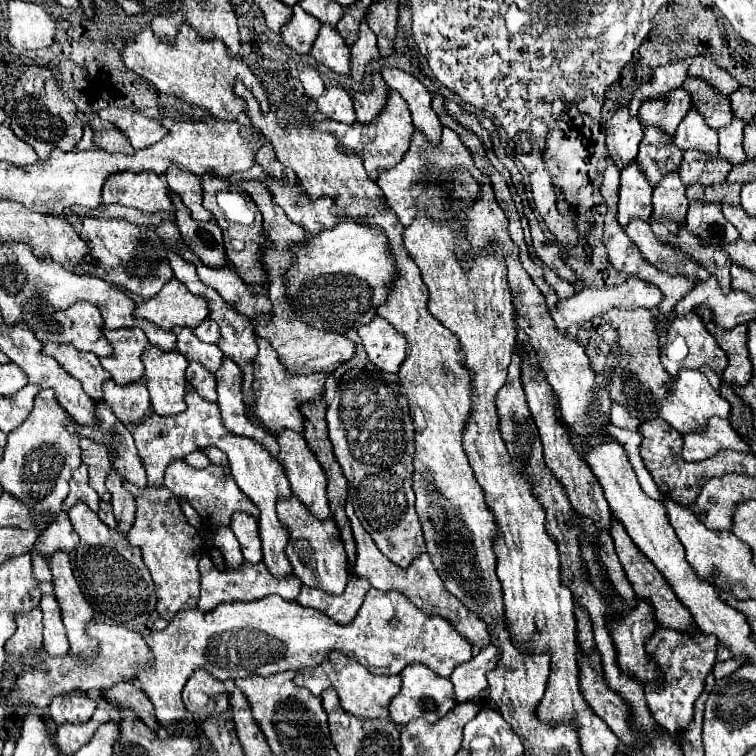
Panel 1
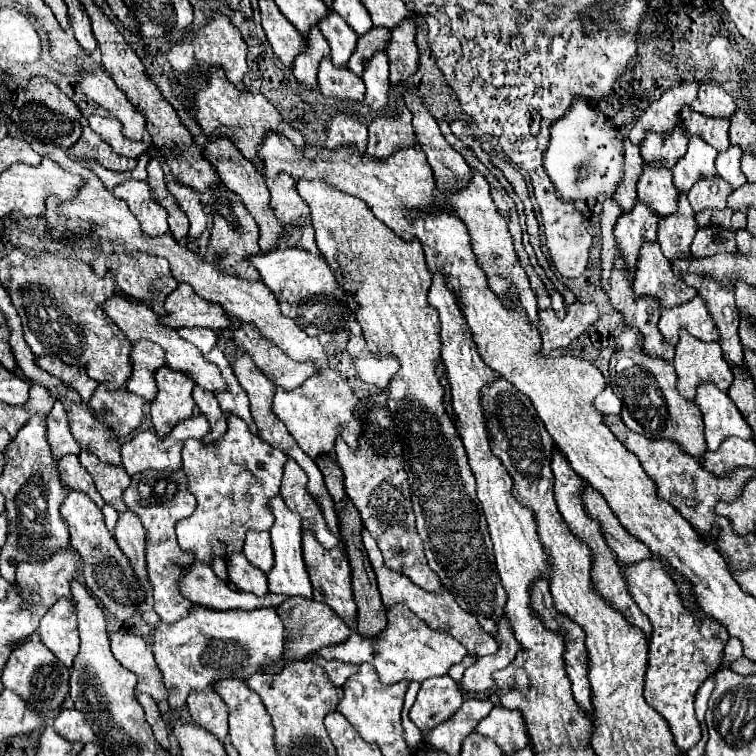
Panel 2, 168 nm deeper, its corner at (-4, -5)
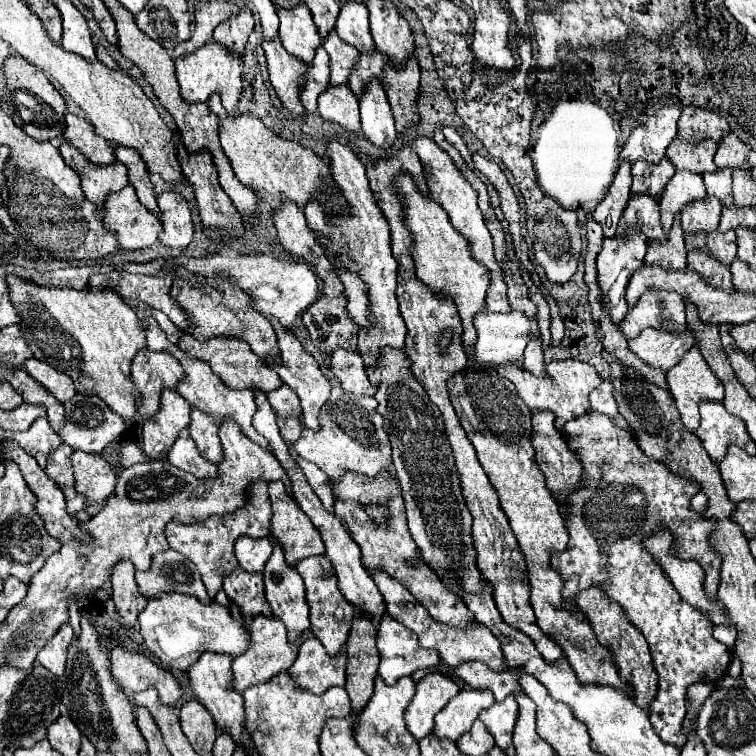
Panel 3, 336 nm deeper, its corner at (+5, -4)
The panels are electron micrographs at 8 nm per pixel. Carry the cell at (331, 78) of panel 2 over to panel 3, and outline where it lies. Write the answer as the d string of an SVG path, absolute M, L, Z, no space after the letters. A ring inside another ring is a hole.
M329 85L329 89L321 93L319 115L325 121L341 125L345 131L351 131L355 135L363 133L359 123L359 103L347 85L339 85L339 87Z

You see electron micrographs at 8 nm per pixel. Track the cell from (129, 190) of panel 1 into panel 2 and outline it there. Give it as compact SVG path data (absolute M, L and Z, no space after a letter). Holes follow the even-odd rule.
M126 180L118 184L112 194L124 200L132 214L142 222L142 232L150 236L160 236L168 232L168 214L166 210L152 198L148 182Z

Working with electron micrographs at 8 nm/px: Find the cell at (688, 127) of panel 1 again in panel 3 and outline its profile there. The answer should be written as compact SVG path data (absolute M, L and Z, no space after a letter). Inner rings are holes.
M677 171L673 181L669 181L669 189L665 189L665 197L661 197L661 227L669 235L669 229L675 221L675 215L681 213L689 203L705 199L705 185L703 177L695 177L695 173Z

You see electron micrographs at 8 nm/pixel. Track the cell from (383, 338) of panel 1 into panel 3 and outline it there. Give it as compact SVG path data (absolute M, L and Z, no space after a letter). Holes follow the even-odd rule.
M337 349L337 353L333 353L331 357L331 371L345 393L363 397L375 395L375 385L371 385L371 381L367 379L361 355L357 351L351 353L345 349Z

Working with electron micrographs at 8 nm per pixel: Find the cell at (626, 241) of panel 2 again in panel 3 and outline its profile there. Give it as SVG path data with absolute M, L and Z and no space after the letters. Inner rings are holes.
M629 233L629 237L613 237L603 239L603 249L597 257L597 283L601 287L601 303L609 311L611 321L619 327L621 319L627 315L629 307L625 301L625 289L629 283L629 277L643 267L643 257L647 253L647 241L639 233Z

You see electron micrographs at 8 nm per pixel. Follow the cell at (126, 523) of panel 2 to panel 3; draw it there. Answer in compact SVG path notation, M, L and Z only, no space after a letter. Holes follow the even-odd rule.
M119 561L119 565L115 565L111 583L113 583L113 603L117 613L121 615L121 625L129 629L137 623L137 615L141 613L141 609L145 609L147 601L147 597L143 597L137 591L135 567L131 565L131 561Z

